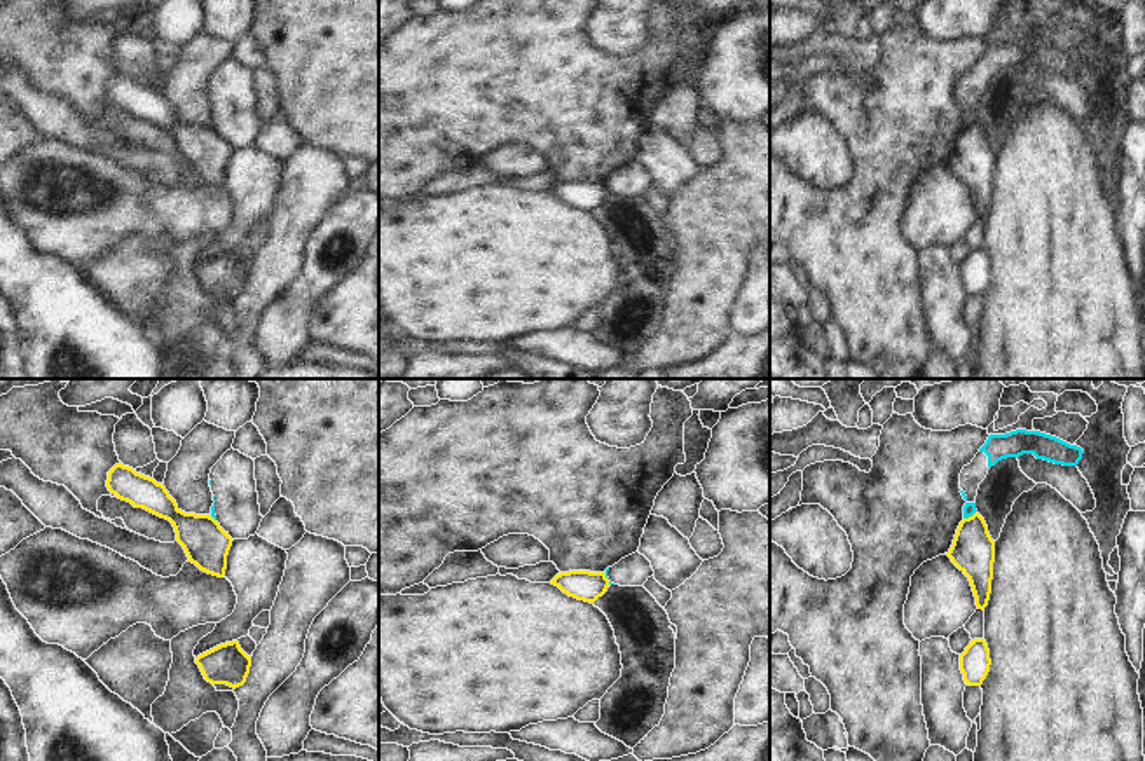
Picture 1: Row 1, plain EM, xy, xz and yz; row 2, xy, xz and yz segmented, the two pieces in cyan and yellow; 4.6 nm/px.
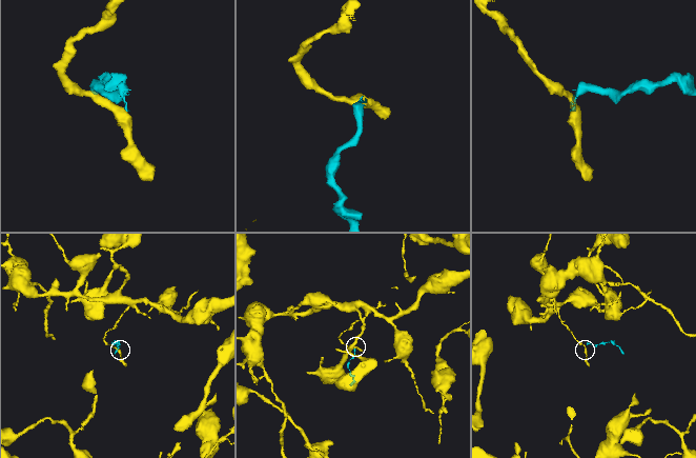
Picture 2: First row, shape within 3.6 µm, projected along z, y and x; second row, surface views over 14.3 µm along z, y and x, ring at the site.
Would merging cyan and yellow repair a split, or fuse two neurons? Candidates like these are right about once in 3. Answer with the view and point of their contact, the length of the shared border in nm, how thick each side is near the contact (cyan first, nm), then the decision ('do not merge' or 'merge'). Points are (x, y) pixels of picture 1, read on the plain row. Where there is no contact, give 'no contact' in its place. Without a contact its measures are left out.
contact yz (969, 124); length 80 nm; calibres 60 and 200 nm; do not merge

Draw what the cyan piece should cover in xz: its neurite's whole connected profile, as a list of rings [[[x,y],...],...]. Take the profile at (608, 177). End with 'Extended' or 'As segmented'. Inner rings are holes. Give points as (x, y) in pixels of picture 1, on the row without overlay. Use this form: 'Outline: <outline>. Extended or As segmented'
Outline: [[[639,161],[621,168],[613,176],[606,178],[609,194],[620,195],[644,195],[644,192],[655,183],[651,171]]]. Extended

